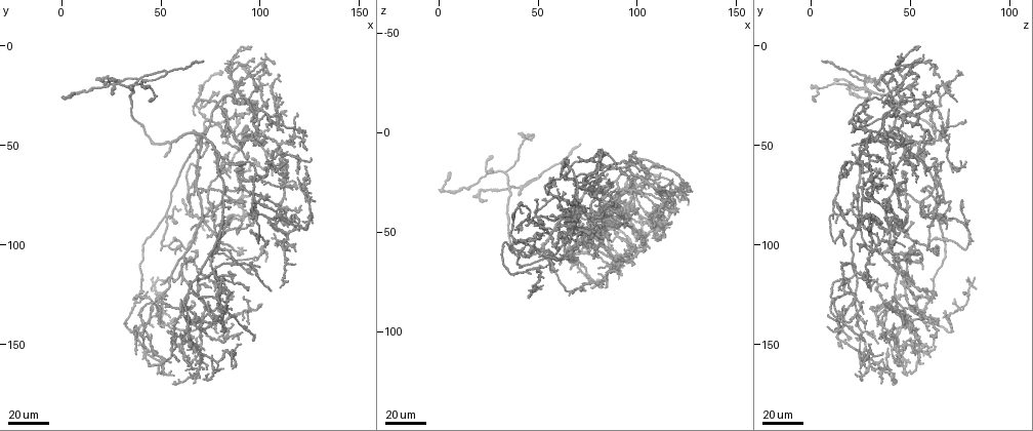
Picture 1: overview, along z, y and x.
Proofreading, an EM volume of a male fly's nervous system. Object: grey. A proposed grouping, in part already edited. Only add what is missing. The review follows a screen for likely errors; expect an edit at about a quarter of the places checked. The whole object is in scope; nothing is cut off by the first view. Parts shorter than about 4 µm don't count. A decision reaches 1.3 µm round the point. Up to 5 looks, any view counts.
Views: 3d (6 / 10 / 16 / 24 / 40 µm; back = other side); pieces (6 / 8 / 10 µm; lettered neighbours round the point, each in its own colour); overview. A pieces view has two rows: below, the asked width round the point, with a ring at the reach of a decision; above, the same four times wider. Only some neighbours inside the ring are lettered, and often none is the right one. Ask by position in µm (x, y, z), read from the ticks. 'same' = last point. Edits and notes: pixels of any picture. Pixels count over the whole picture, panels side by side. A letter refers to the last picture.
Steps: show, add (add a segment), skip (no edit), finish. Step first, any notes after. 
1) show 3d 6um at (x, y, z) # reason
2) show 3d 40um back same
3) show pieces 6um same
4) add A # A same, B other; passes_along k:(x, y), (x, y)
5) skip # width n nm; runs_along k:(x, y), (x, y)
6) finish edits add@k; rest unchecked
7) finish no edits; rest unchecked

show 3d 24um at (53, 128, 45) # thin end

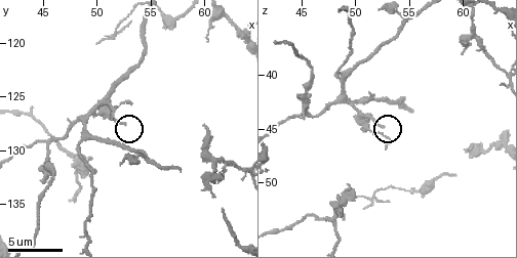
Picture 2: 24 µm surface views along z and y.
show pieces 8um at (52.6, 127.6, 45.0)

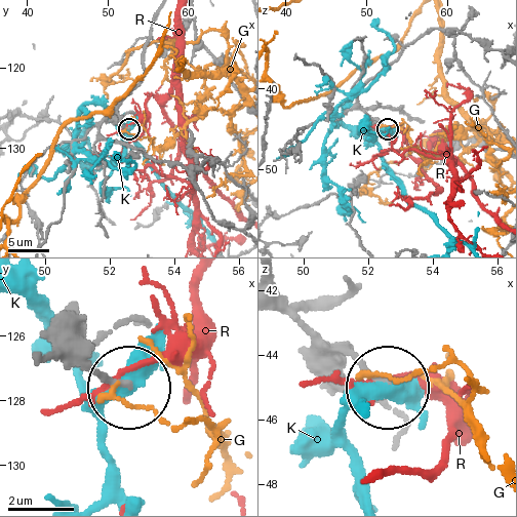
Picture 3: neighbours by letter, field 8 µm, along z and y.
skip # G other, K other, R other; runs_along 3:(58, 355), (83, 357), (122, 385); none of them fits

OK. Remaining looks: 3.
show 3d 40um at (85, 81, 22) # an open end

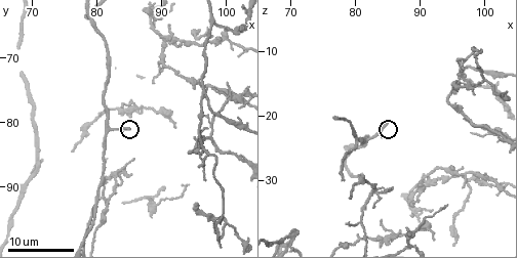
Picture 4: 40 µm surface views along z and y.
show pieces 8um at (85.0, 81.0, 21.0)

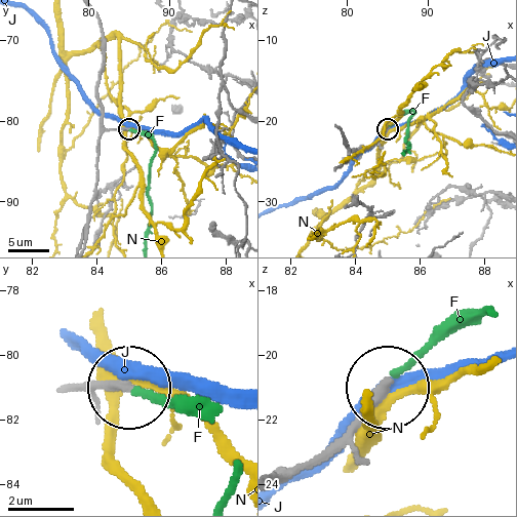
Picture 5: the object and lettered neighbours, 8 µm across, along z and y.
add F # F same, J other, N other; passes_along 5:(109, 129), (132, 129), (153, 142), (146, 240); the neuron continues

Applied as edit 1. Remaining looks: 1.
finish edits add@5; rest unchecked

